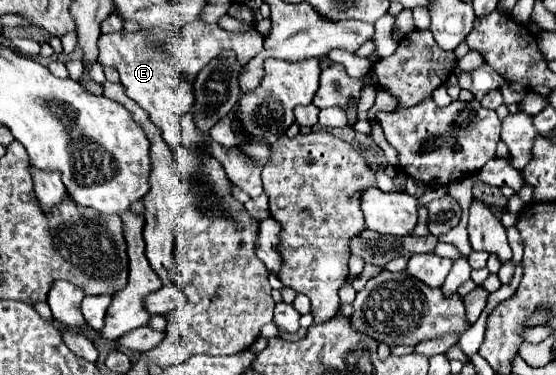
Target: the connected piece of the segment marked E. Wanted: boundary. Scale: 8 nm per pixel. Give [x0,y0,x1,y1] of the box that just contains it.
[97,23,263,149]

